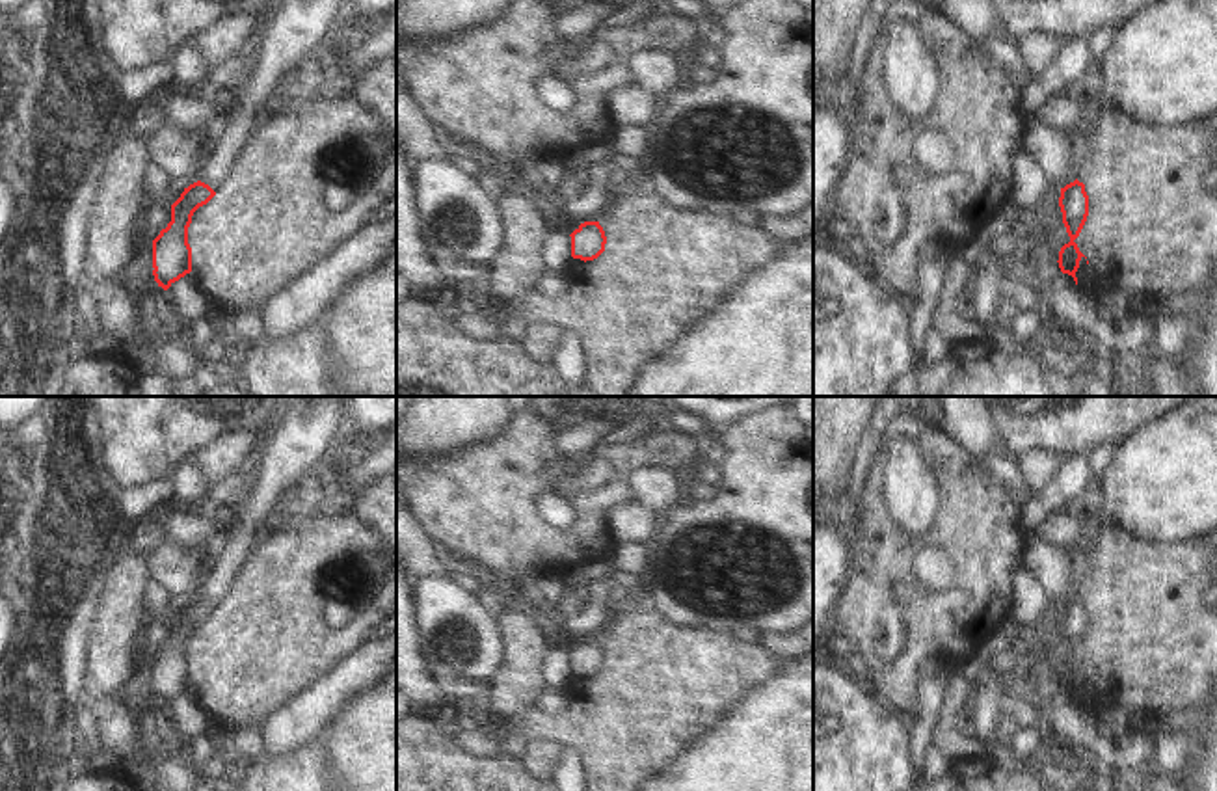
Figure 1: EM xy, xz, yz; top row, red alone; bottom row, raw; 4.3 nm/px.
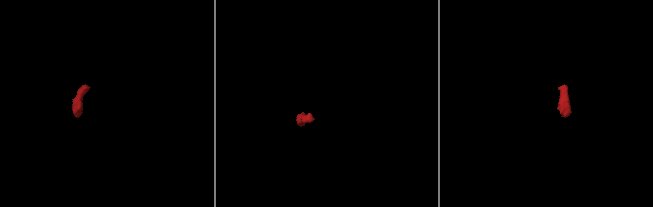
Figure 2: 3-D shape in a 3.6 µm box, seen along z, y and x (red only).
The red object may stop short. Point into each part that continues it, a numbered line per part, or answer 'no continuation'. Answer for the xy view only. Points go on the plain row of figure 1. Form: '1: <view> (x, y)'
1: xy (315, 425)

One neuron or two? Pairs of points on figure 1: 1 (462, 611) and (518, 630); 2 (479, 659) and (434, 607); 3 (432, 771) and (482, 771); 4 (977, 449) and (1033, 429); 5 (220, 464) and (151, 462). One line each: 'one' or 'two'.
1: two
2: one
3: one
4: two
5: two

